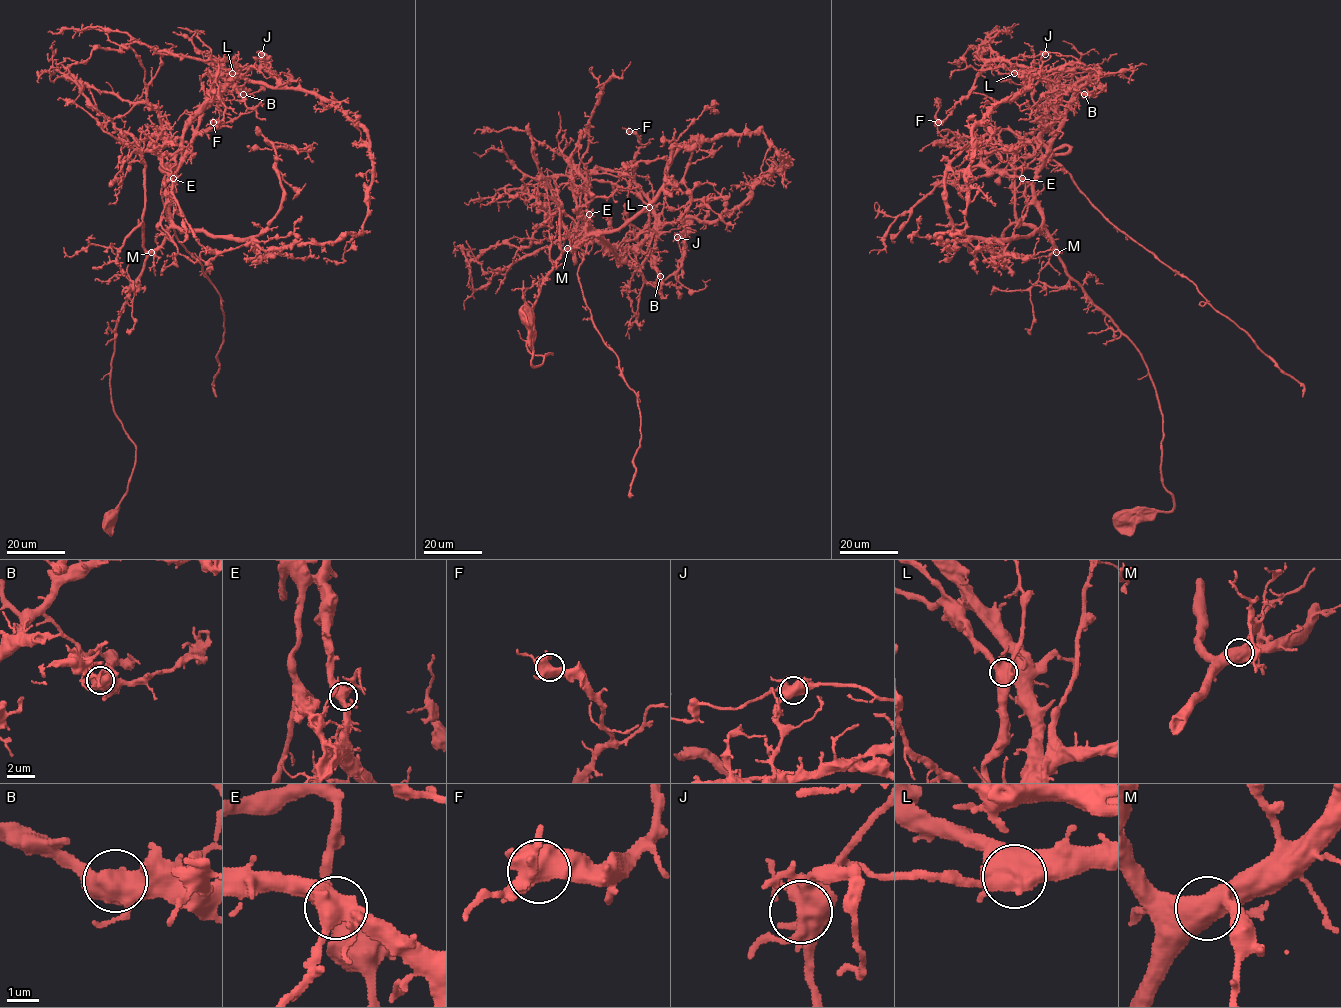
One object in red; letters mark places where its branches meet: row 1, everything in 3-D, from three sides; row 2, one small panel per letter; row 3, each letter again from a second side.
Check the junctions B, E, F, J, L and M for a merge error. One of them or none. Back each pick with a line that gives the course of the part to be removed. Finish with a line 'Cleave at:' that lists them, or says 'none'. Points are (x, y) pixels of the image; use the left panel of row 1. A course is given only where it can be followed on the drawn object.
J: (261, 54), (278, 85), (236, 78), (220, 90), (185, 128), (162, 186), (174, 235), (221, 299), (216, 397)
Cleave at: J

